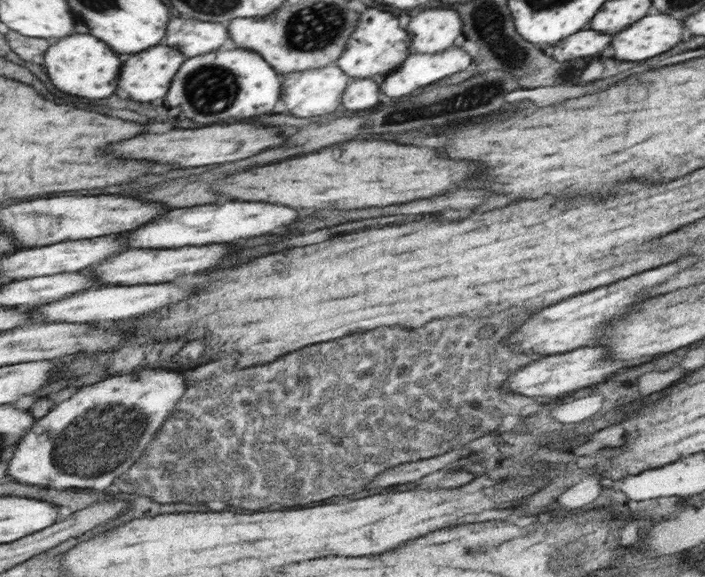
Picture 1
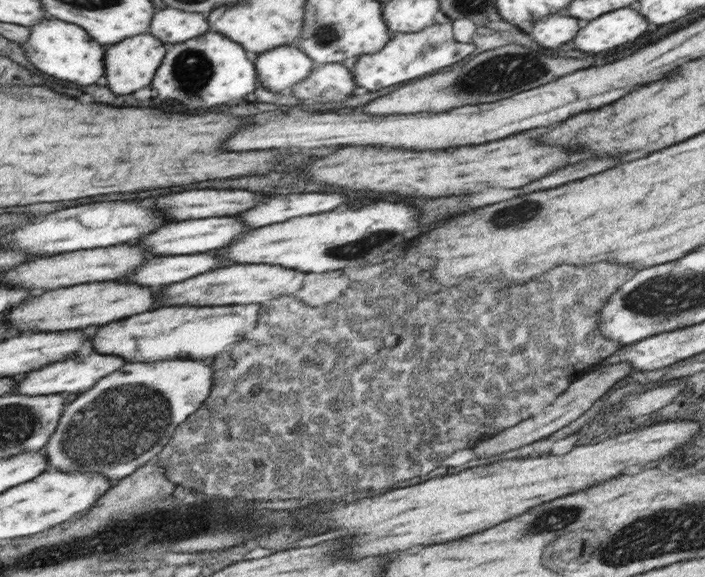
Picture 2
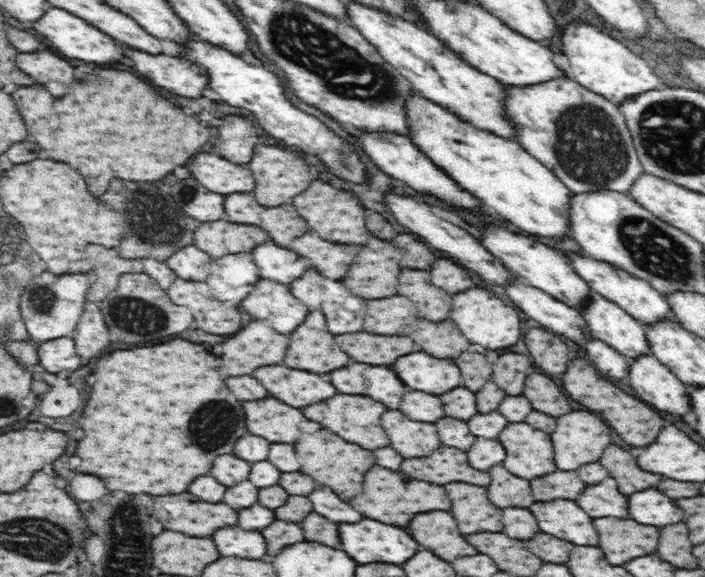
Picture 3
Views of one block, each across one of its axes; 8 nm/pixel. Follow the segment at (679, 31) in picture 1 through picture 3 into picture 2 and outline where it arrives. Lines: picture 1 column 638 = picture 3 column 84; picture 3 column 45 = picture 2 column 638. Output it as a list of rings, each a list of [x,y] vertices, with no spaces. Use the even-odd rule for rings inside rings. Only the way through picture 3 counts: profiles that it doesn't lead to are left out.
[[[620,8],[588,22],[572,44],[582,52],[604,52],[618,44],[630,44],[644,36],[648,22],[632,8]]]

